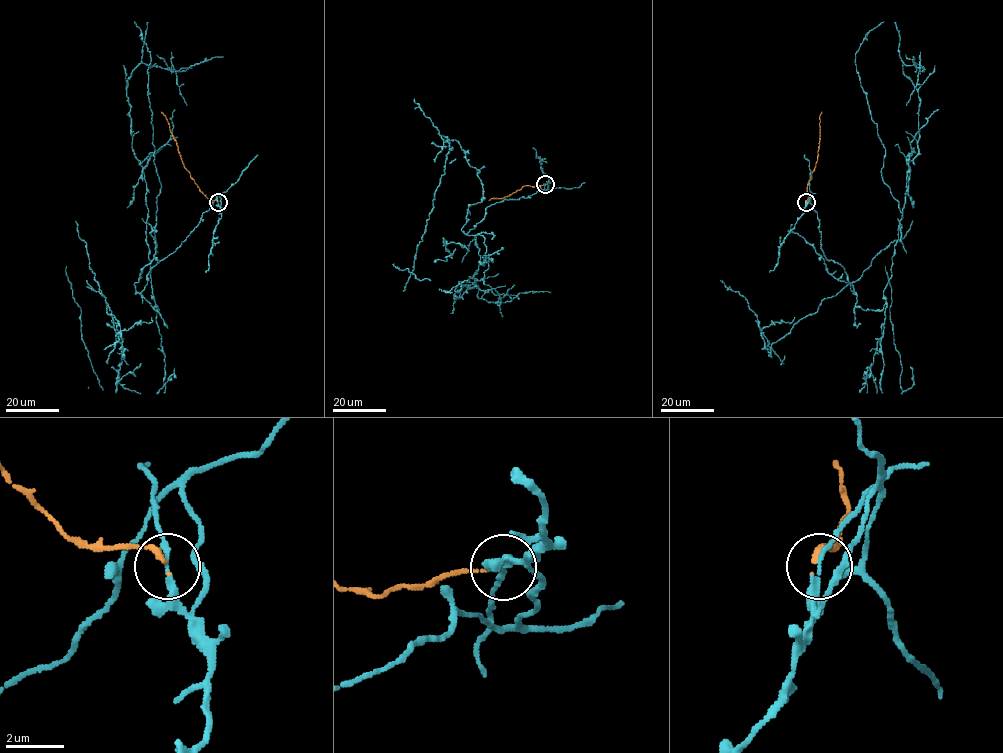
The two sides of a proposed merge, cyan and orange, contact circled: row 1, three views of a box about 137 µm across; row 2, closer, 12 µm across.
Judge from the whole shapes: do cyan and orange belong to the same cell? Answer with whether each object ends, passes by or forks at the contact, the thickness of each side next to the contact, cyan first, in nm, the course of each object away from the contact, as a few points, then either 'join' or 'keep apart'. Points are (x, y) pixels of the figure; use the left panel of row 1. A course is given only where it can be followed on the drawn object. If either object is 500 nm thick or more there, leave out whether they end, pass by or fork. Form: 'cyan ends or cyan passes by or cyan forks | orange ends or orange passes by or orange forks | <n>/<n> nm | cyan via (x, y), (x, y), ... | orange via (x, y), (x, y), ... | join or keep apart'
cyan passes by | orange ends | 160/170 nm | cyan via (218, 202), (146, 276), (140, 293), (156, 310), (127, 79), (141, 63), (189, 68), (172, 71), (156, 54) | orange via (218, 201), (208, 199), (190, 176), (169, 123), (161, 112) | keep apart

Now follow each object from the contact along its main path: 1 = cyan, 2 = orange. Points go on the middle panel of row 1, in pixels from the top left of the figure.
1: (545, 184), (467, 233), (485, 259), (454, 296), (459, 281), (488, 302), (516, 296), (484, 284)
2: (545, 184), (524, 186), (504, 198), (489, 200)

